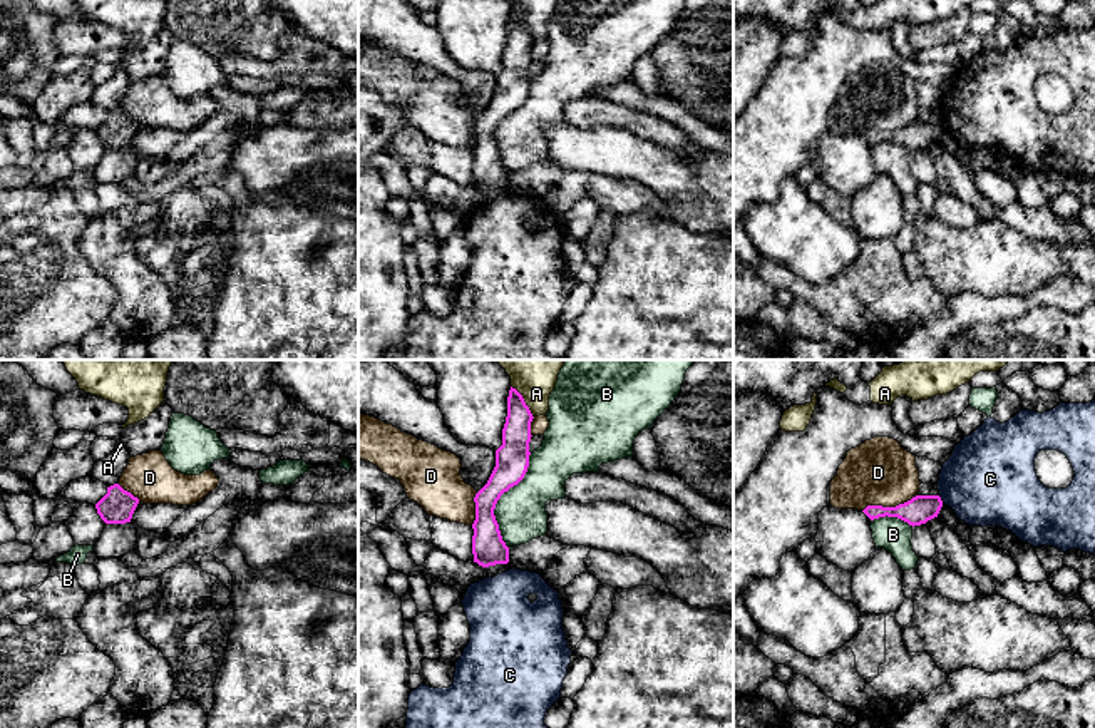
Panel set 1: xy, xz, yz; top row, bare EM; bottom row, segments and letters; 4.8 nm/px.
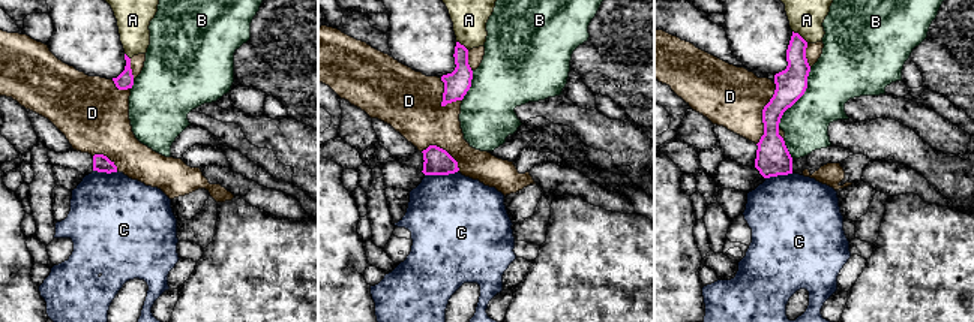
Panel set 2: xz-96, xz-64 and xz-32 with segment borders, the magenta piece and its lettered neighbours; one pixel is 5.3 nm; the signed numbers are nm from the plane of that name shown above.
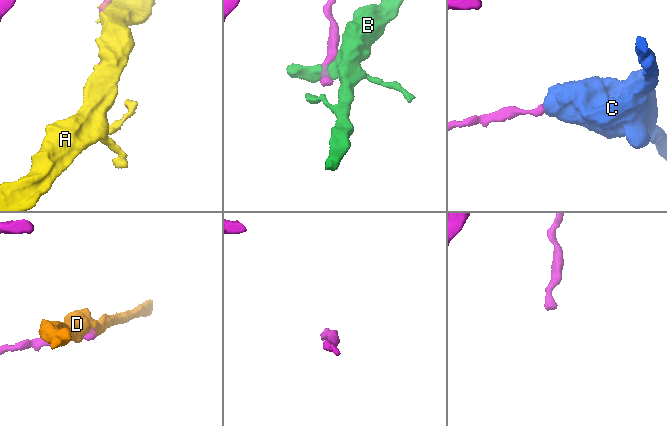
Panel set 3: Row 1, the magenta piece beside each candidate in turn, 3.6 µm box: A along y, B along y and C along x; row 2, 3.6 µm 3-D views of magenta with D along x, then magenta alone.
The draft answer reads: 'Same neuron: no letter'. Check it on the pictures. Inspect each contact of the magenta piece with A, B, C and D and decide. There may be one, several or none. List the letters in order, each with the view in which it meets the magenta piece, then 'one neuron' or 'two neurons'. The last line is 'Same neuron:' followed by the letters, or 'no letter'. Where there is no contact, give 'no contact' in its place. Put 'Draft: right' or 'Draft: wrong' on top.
Draft: right
A: xz | two neurons
B: xz | two neurons
C: yz | two neurons
D: yz | two neurons
Same neuron: no letter

